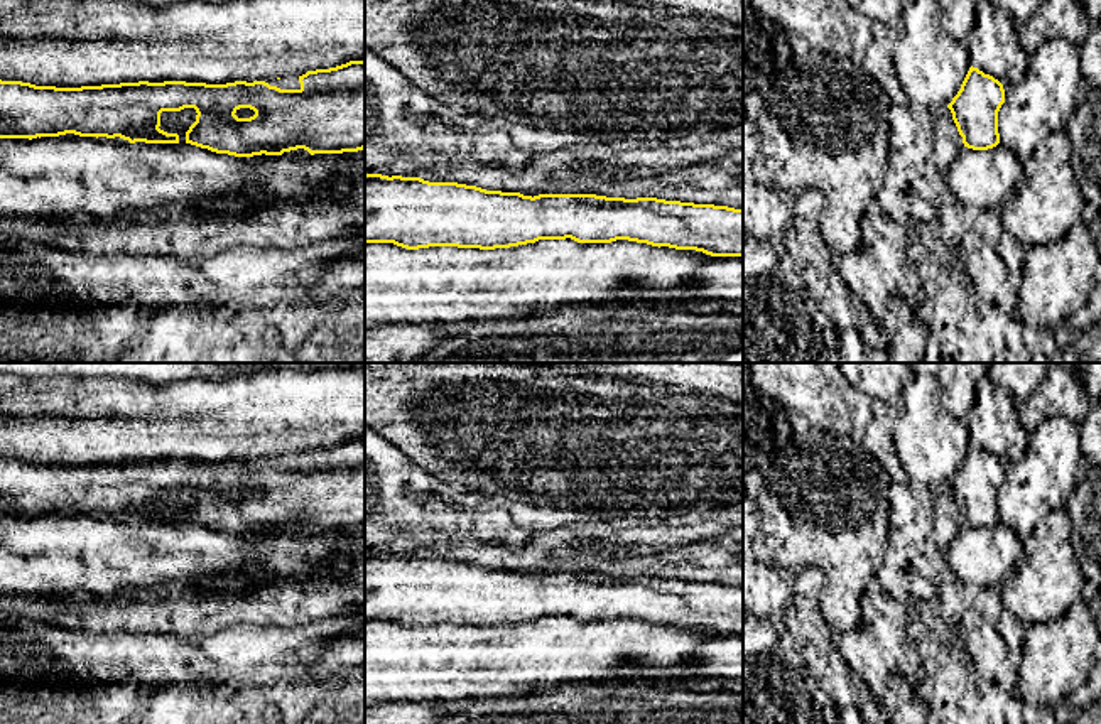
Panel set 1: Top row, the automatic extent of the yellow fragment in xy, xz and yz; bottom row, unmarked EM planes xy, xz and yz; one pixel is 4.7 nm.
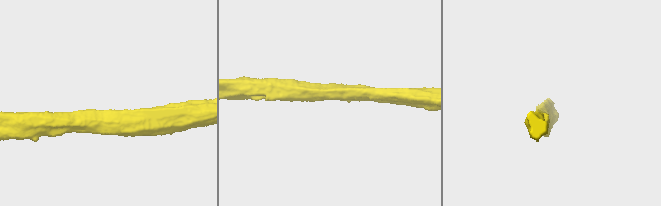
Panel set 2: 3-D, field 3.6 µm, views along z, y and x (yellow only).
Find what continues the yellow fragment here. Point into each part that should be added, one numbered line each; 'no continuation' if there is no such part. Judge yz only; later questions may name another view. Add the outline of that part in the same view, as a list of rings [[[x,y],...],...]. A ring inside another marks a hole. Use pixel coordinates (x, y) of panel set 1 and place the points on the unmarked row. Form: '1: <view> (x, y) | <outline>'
no continuation

